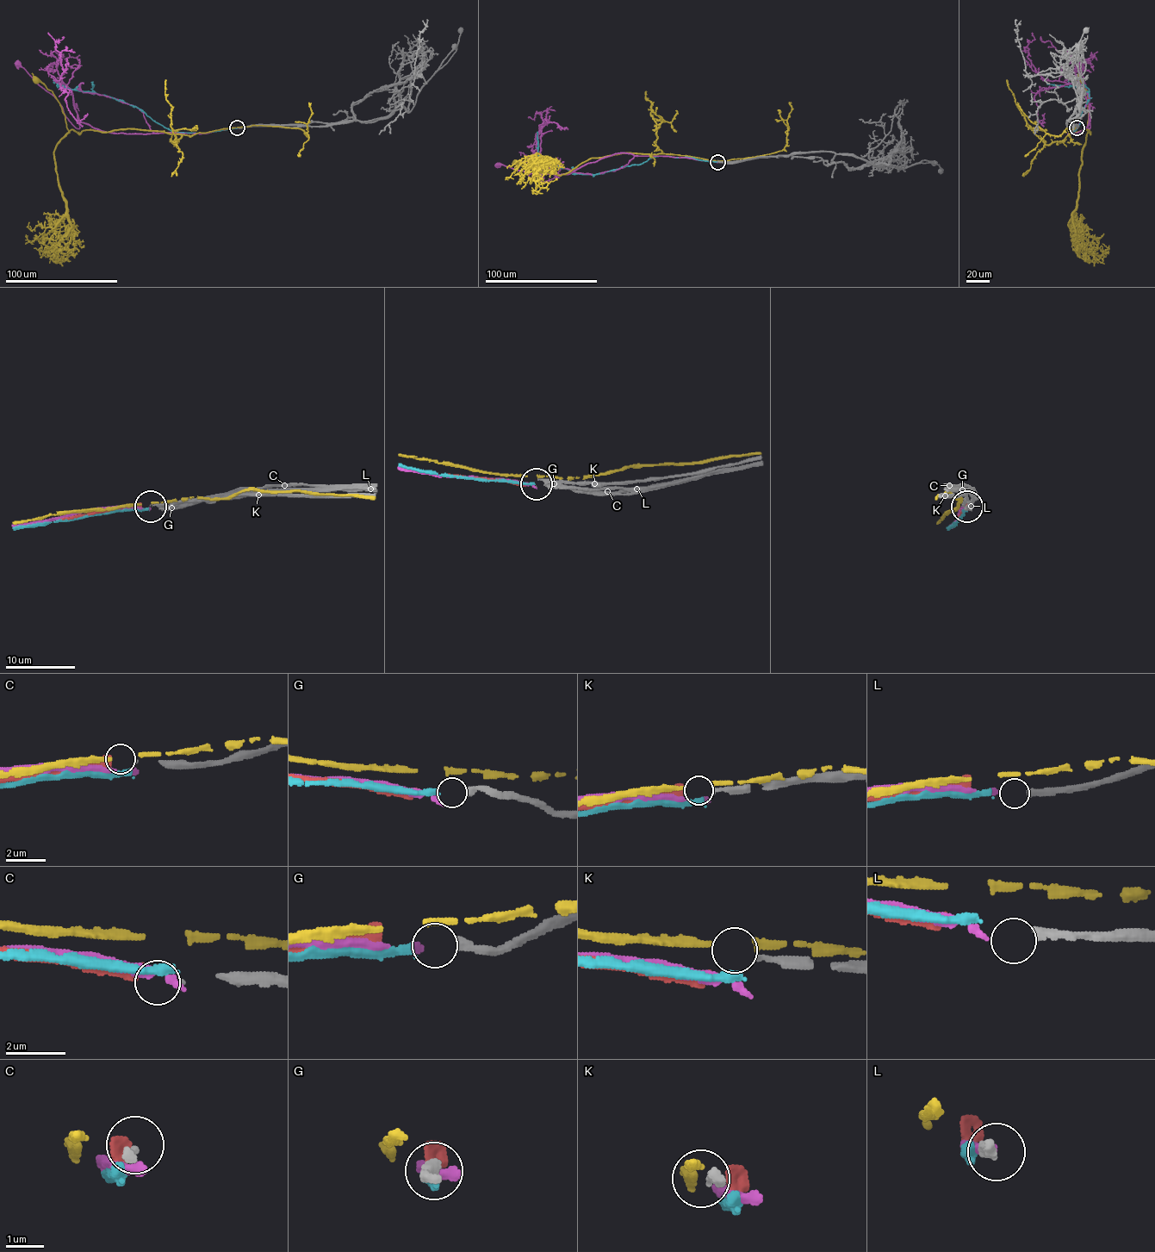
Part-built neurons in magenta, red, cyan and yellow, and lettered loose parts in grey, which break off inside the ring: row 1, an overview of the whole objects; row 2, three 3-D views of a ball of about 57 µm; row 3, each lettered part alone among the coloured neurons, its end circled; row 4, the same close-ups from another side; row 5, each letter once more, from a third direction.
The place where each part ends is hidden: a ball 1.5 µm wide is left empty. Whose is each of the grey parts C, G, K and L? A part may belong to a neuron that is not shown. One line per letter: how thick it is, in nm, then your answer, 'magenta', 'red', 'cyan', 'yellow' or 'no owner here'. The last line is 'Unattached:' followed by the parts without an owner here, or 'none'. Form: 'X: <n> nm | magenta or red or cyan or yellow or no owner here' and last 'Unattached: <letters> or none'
C: 70 nm | red
G: 320 nm | cyan
K: 160 nm | no owner here
L: 320 nm | magenta
Unattached: K

